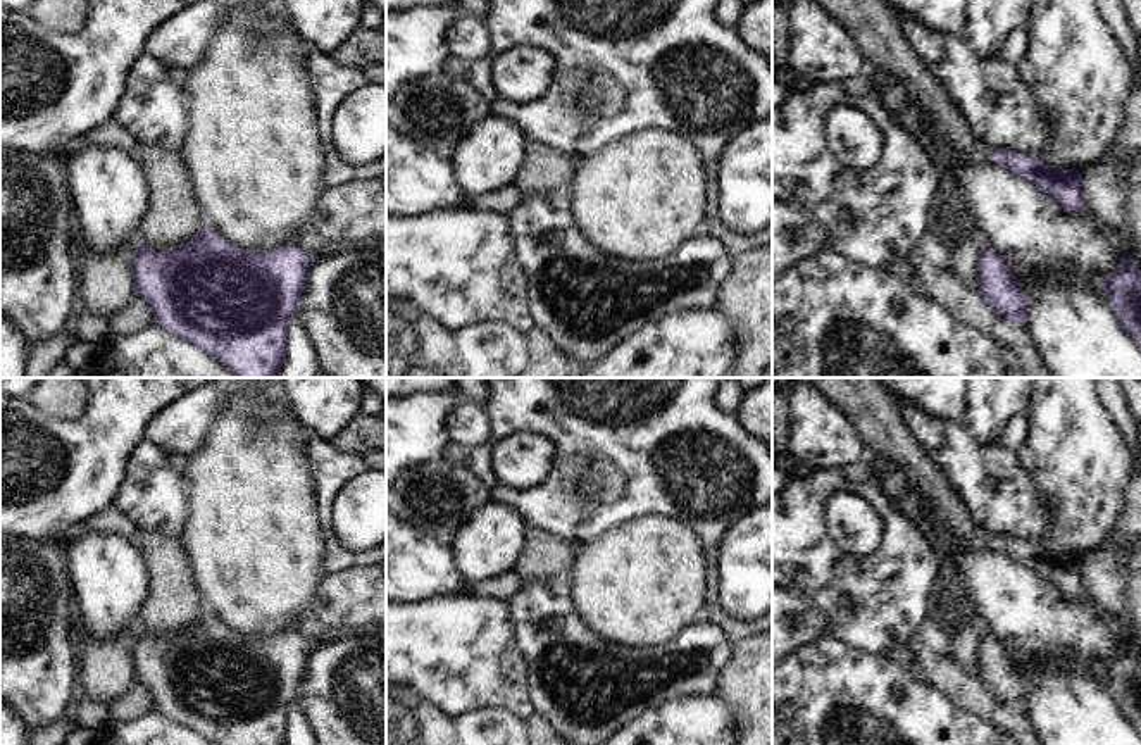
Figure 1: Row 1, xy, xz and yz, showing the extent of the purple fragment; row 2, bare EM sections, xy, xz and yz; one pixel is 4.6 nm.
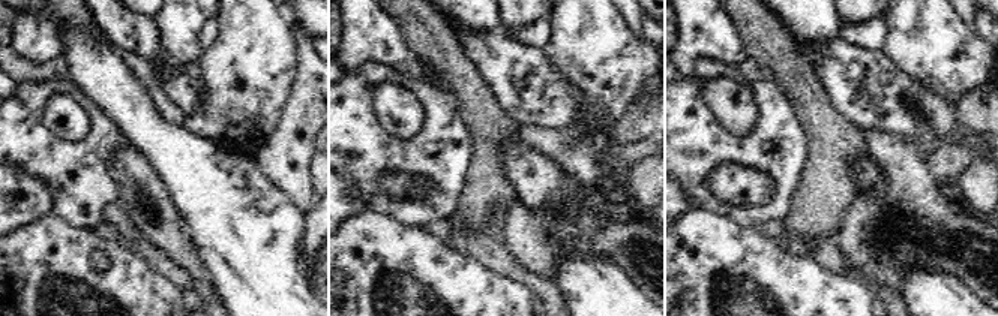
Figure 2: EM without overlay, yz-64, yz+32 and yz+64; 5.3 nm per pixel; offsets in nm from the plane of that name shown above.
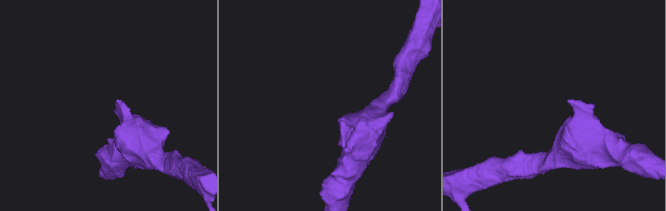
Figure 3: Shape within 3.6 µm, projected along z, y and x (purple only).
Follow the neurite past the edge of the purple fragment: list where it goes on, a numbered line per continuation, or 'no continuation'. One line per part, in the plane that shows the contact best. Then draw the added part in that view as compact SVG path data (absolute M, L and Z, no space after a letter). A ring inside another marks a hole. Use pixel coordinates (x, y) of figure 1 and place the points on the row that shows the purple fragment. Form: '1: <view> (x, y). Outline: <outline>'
1: yz (983, 154). Outline: M979 141L979 150L972 155L972 160L977 164L988 162L993 152L996 150Z

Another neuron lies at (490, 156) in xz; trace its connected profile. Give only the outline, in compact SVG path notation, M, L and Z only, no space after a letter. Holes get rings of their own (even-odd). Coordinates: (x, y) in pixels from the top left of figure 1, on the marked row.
M489 112L450 155L458 186L471 197L514 183L526 145L519 124Z

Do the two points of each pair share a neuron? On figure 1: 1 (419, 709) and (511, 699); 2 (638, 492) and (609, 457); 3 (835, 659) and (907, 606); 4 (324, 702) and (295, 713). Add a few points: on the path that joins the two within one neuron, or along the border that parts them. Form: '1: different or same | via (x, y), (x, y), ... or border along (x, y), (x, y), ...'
1: different | border along (404, 687), (419, 699), (436, 706), (452, 719)
2: same | via (635, 483), (617, 466)
3: different | border along (824, 637), (836, 638), (871, 656), (886, 657)
4: different | border along (297, 697), (312, 726)

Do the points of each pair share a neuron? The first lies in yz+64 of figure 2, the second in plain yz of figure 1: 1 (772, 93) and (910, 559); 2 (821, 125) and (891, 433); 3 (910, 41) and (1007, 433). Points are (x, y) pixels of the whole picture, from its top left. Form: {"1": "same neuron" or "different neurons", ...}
{"1": "same neuron", "2": "same neuron", "3": "different neurons"}

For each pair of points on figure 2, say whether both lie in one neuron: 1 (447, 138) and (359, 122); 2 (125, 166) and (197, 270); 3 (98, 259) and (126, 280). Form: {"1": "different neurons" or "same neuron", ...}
{"1": "same neuron", "2": "same neuron", "3": "different neurons"}

